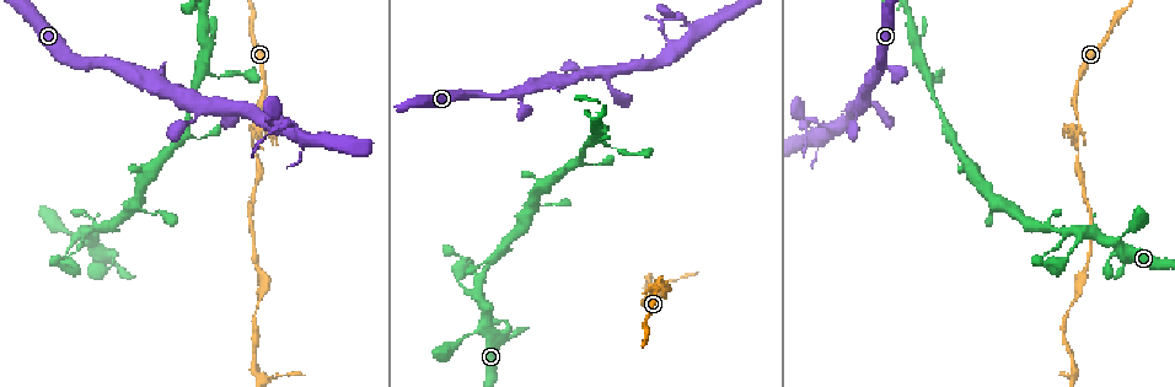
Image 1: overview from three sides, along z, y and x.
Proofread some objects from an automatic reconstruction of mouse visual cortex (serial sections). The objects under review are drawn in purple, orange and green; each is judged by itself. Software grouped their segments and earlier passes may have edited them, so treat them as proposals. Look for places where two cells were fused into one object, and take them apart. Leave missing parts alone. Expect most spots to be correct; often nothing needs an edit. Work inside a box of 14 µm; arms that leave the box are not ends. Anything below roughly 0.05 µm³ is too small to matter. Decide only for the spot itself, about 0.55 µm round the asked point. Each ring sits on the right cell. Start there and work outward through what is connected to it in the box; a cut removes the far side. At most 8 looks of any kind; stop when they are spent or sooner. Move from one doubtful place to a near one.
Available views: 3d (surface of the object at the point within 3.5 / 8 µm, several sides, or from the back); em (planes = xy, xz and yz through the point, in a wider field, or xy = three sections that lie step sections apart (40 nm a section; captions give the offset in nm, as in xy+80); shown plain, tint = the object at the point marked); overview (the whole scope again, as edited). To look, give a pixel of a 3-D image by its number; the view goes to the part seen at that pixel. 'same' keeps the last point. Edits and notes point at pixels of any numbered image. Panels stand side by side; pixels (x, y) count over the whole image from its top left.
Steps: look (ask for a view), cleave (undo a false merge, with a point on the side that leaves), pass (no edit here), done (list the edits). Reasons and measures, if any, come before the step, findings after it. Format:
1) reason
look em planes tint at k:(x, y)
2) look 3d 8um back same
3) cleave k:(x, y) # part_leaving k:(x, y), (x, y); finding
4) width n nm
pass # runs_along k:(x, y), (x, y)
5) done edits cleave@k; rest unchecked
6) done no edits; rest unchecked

arms part here
look 3d 3.5um at 1:(573, 162)

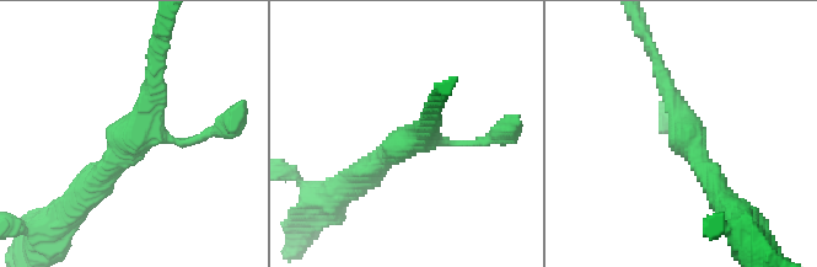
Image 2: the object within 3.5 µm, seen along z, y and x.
look em planes tint at 2:(414, 138)

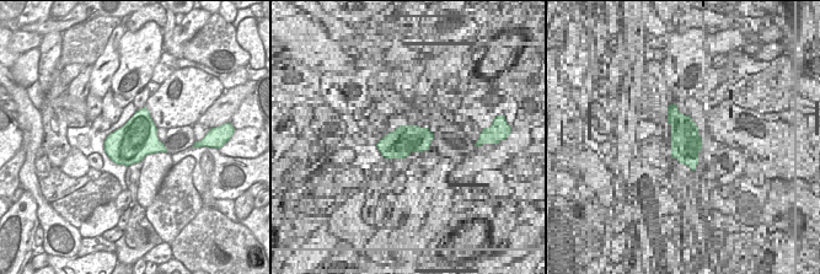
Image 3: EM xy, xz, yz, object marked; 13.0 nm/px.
width 500 nm
pass # runs_along 2:(90, 186), (148, 113), (159, 53); all the same cell

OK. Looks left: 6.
a fork
look 3d 3.5um at 1:(647, 289)

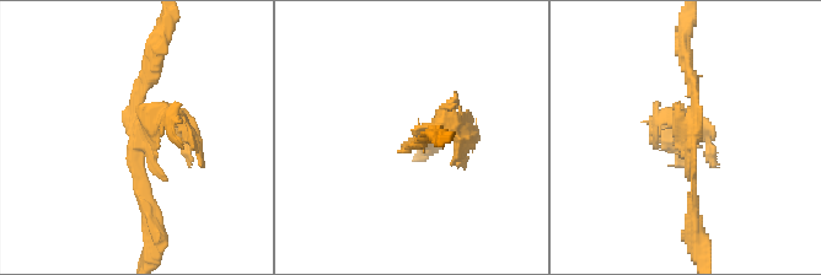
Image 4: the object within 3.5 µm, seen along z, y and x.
look em xy step 2 tint at 4:(137, 115)

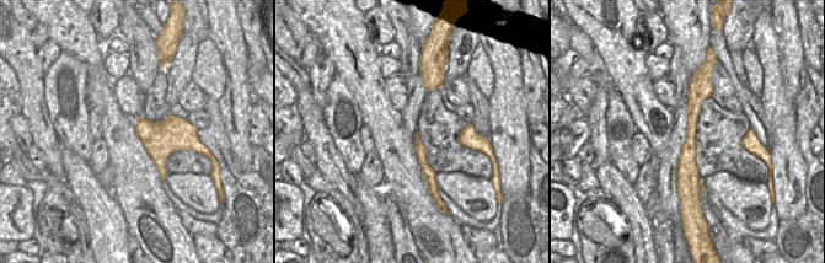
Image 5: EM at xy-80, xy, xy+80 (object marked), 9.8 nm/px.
pass # runs_along 5:(697, 82), (684, 187); continuous, no second cell

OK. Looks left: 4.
look 3d 8um at 1:(298, 130)

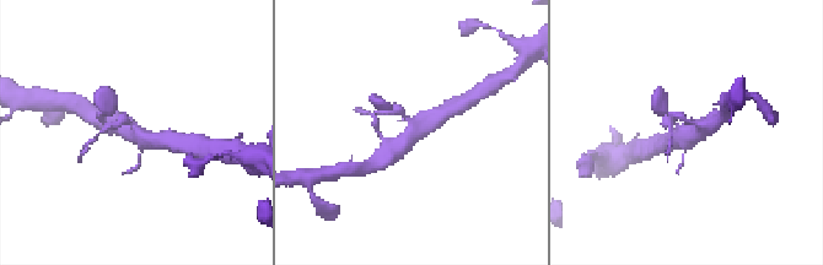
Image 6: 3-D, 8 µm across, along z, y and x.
closer look
look 3d 3.5um at 6:(133, 128)

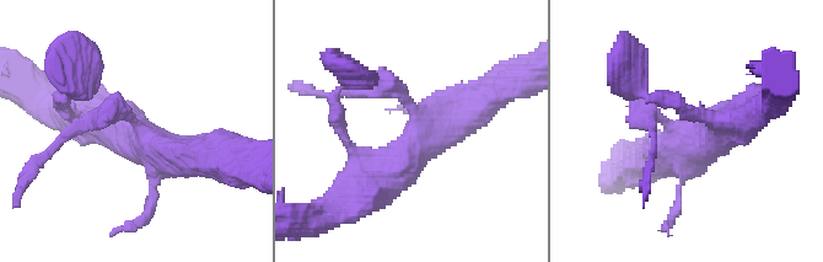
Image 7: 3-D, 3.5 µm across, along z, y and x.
look em planes tint at 7:(418, 117)

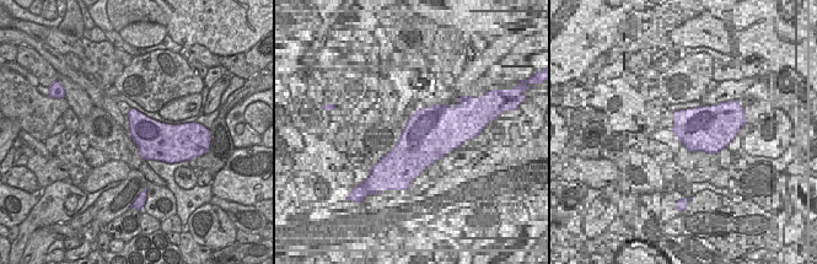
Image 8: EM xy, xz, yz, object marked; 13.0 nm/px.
pass # one cell here

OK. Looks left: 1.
done no edits; rest unchecked

